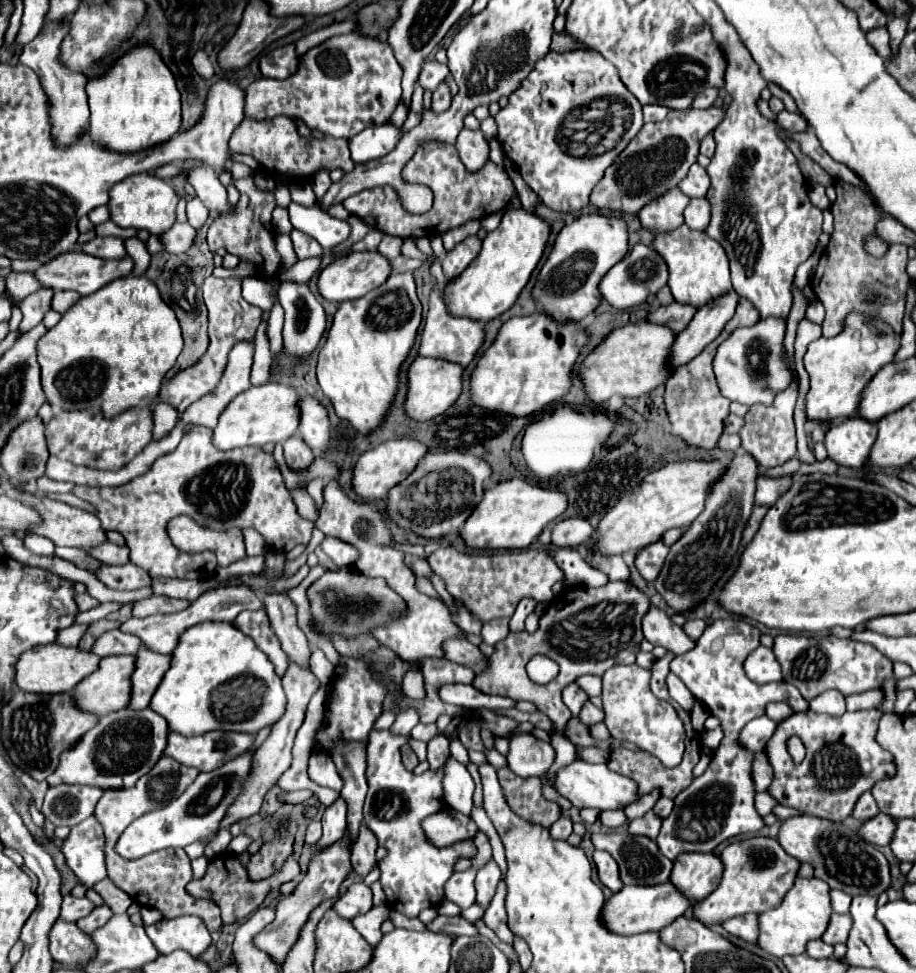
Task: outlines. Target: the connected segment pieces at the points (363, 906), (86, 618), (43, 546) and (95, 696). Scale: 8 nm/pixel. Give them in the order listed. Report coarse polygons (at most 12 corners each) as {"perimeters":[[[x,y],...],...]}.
{"perimeters":[[[354,883],[334,905],[342,919],[372,907],[372,891]],[[100,603],[79,613],[75,624],[90,624],[120,609],[122,603]],[[32,533],[24,537],[24,545],[38,555],[52,553],[52,543]],[[134,655],[100,661],[76,705],[94,715],[128,707]]]}

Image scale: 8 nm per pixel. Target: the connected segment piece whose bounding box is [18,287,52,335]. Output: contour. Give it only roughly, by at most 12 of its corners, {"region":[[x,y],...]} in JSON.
{"region":[[52,289],[22,299],[24,317],[18,335],[24,335],[50,309]]}

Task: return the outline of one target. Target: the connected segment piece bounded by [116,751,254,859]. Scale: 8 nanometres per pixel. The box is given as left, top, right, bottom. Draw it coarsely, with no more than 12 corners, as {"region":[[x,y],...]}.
{"region":[[252,753],[200,773],[170,805],[138,817],[116,851],[138,859],[212,835]]}

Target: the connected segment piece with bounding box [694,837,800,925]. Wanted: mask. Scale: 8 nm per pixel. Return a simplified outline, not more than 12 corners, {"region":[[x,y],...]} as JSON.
{"region":[[776,839],[734,841],[694,905],[702,923],[776,907],[800,861]]}

